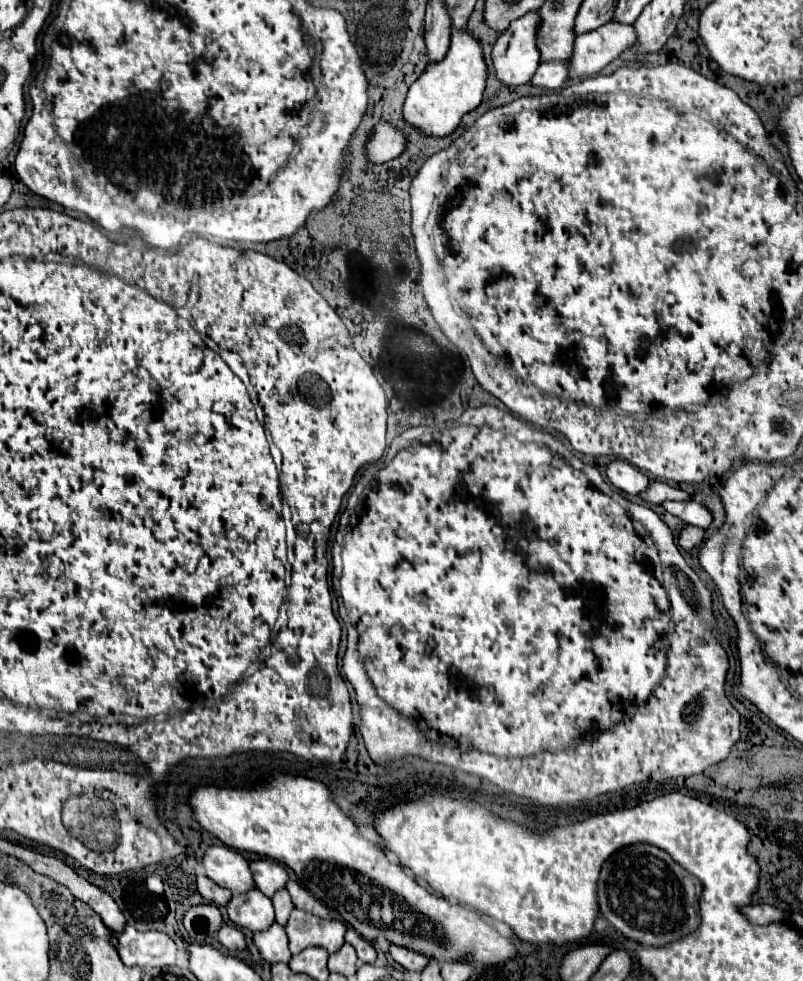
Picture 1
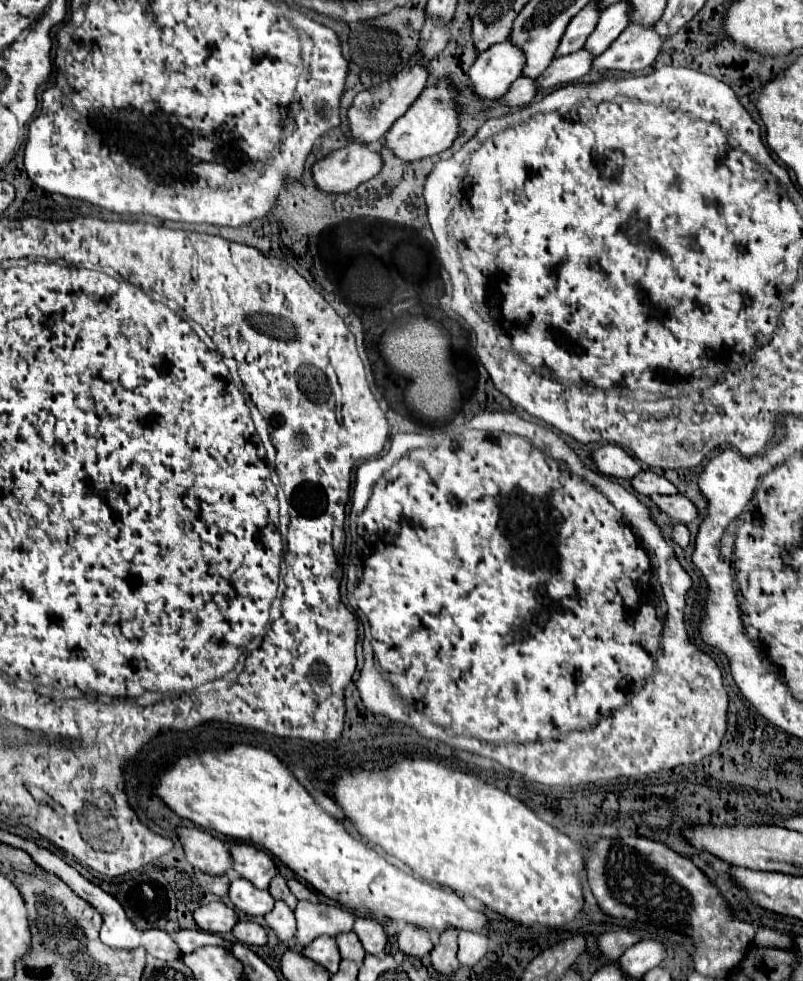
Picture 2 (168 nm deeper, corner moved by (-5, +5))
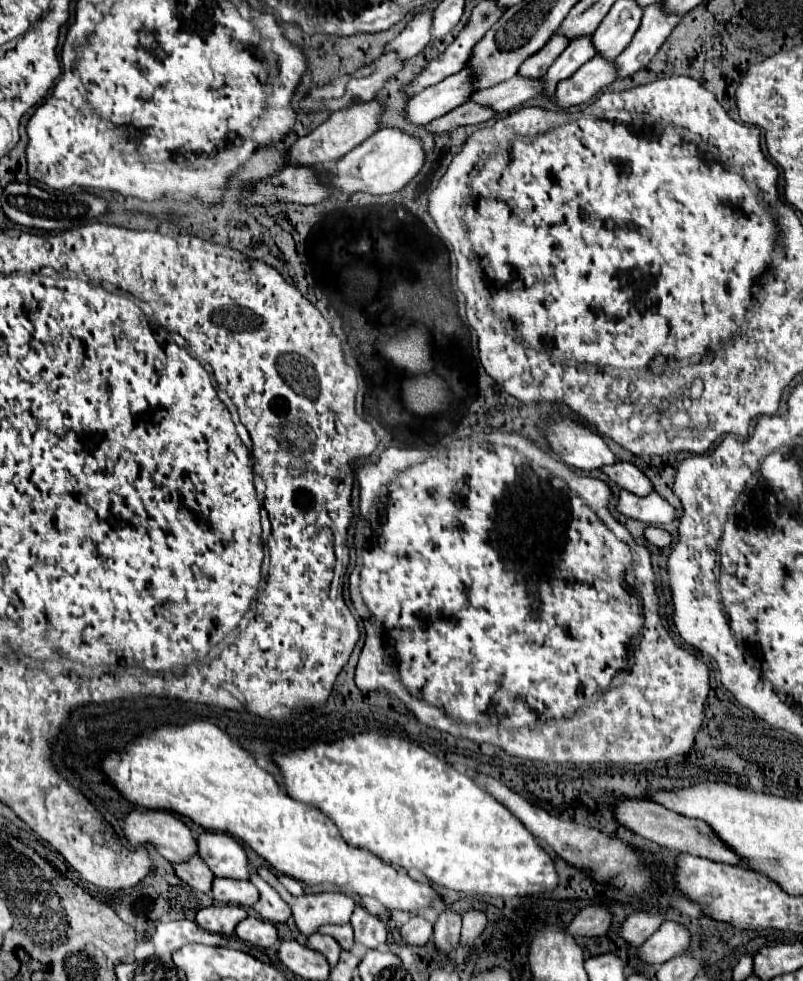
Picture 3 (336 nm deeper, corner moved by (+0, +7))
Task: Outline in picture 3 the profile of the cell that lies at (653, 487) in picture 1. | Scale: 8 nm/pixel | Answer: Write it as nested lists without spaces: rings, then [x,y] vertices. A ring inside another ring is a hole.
[[[616,462],[614,466],[602,466],[600,468],[612,482],[616,482],[620,488],[636,494],[646,496],[652,492],[650,480],[630,462]]]

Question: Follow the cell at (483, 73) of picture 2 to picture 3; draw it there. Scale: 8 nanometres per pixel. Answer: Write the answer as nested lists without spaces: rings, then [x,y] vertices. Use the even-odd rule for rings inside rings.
[[[462,68],[458,74],[452,74],[446,80],[408,98],[404,106],[406,120],[412,124],[428,124],[446,114],[448,110],[462,106],[466,98],[474,92],[470,80],[470,72]]]

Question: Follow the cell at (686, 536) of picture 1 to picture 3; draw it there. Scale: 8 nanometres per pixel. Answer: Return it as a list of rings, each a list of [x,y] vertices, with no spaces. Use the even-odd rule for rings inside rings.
[[[648,526],[648,528],[644,530],[644,538],[646,538],[650,544],[658,546],[658,548],[664,548],[664,546],[668,546],[668,544],[672,542],[672,536],[670,536],[666,530],[656,528],[656,526]]]

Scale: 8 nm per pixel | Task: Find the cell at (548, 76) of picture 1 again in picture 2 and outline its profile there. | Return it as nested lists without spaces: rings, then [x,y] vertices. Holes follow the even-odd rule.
[[[521,76],[519,80],[515,80],[515,84],[509,88],[509,92],[501,98],[501,102],[505,102],[507,106],[525,106],[531,104],[533,98],[539,94],[539,84],[535,84],[537,78],[529,78],[529,76]]]

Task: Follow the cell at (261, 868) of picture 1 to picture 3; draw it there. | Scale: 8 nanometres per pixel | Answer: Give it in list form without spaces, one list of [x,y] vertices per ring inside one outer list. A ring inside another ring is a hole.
[[[202,832],[198,836],[198,854],[214,876],[248,878],[248,858],[244,848],[228,834]]]

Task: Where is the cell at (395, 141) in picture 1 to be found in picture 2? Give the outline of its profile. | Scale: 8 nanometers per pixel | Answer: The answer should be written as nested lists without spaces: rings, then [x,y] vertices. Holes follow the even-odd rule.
[[[349,142],[313,166],[315,182],[325,192],[351,192],[383,168],[377,150],[363,142]]]

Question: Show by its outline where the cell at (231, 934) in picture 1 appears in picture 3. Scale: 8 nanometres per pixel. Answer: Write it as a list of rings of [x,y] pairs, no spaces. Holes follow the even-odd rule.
[[[246,918],[236,926],[236,936],[244,942],[250,942],[254,946],[274,946],[278,942],[278,930],[272,922],[258,920],[258,918]]]

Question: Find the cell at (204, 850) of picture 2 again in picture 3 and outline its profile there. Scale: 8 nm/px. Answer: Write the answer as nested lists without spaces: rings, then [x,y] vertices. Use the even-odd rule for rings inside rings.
[[[130,810],[124,816],[124,838],[130,842],[130,846],[138,848],[138,846],[152,846],[156,848],[156,852],[160,856],[164,856],[170,862],[184,862],[190,856],[198,854],[198,846],[196,846],[196,836],[190,832],[190,828],[178,820],[174,814],[166,812],[166,810]]]

